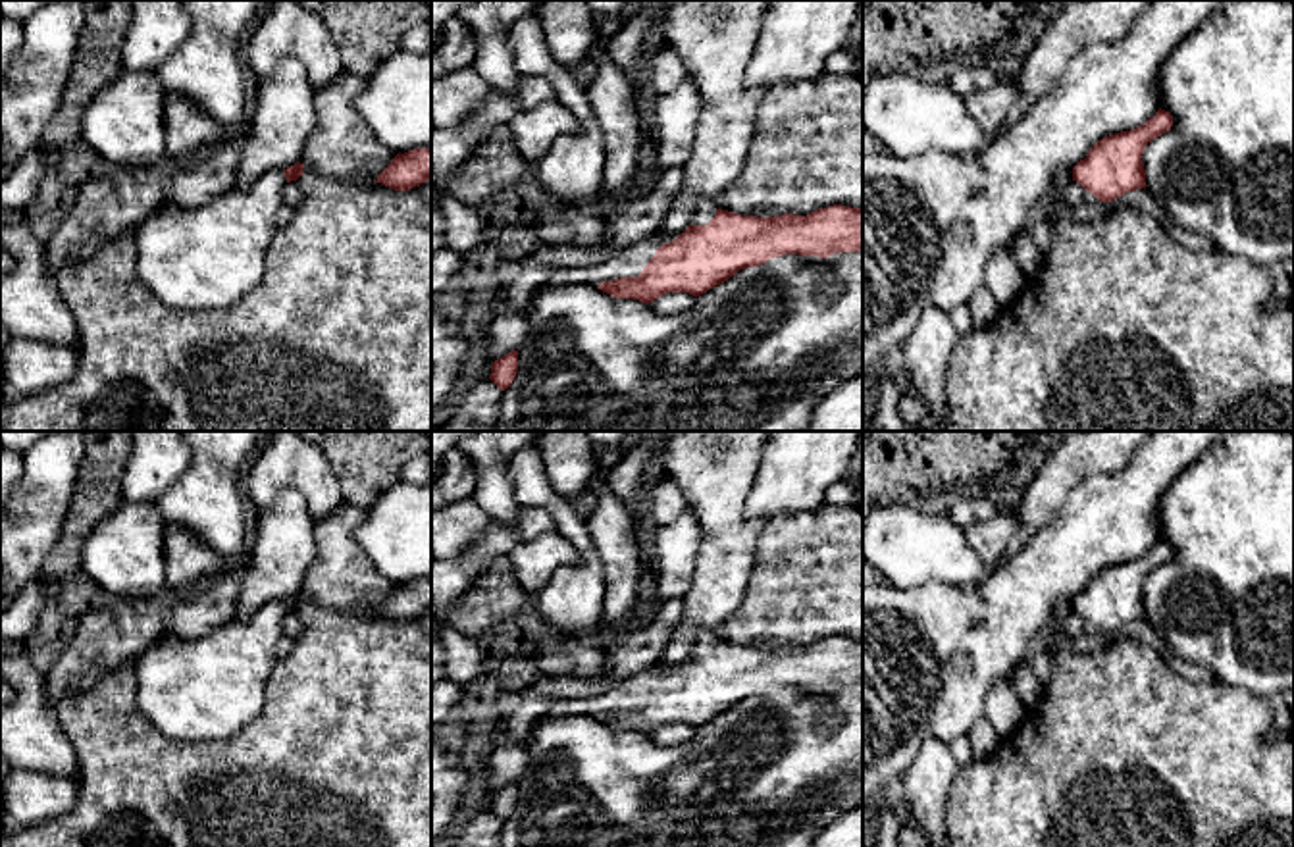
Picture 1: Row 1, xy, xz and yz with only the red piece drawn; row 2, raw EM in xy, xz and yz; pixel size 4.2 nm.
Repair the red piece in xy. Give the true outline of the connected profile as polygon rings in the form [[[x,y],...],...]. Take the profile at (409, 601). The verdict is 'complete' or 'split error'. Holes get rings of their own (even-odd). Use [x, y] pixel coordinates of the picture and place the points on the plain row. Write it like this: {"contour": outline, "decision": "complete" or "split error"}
{"contour": [[[414,579],[397,585],[374,612],[395,622],[410,622],[431,612],[431,579]]], "decision": "complete"}

